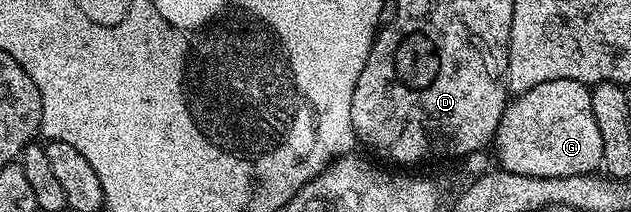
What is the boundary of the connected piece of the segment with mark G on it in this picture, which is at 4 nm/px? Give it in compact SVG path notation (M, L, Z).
M553 80L517 93L502 112L492 152L502 163L501 171L512 174L564 178L597 173L602 168L604 141L592 114L590 88L575 80Z

